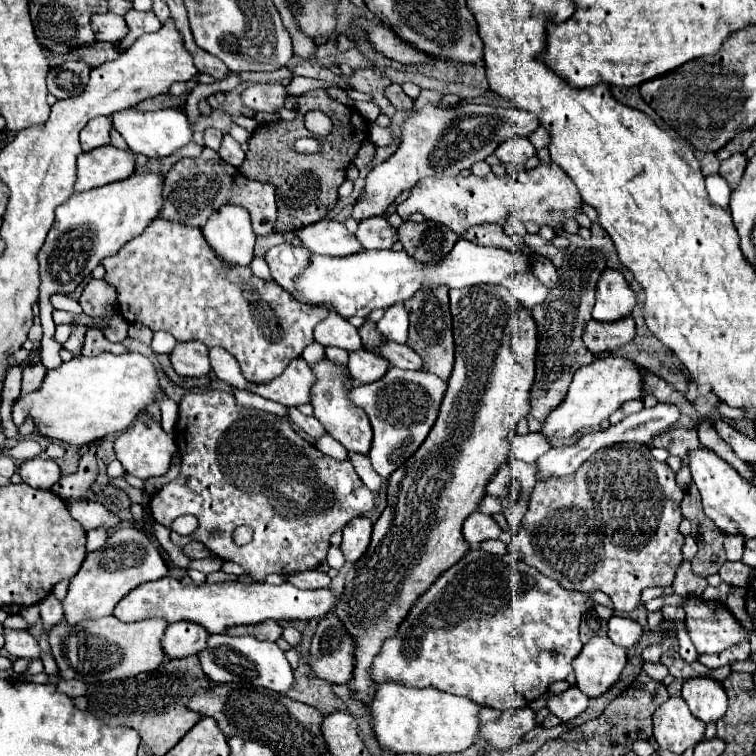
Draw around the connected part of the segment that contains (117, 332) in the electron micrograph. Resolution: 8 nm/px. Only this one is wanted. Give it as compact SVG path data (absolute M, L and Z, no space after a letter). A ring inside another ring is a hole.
M114 314L109 318L107 326L102 330L105 337L110 341L122 343L126 339L126 331L128 331L128 323L124 321L121 314Z

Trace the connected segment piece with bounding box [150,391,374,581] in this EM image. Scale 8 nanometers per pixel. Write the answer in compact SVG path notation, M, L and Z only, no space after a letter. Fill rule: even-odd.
M188 391L180 401L180 417L174 429L178 451L182 455L180 475L166 483L150 499L152 517L170 529L170 539L176 545L188 545L190 541L202 541L214 555L224 561L242 565L250 577L264 581L266 575L290 575L298 571L310 571L320 565L330 547L330 535L336 529L344 529L348 521L364 515L374 507L374 493L360 481L350 461L334 461L332 457L306 443L292 427L290 421L266 411L244 409L236 403L232 393L226 391ZM180 515L196 515L198 529L182 537L172 531L172 521ZM238 525L250 525L254 537L248 545L236 547L232 533Z

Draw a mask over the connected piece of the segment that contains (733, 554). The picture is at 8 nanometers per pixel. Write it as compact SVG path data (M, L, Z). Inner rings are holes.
M726 535L724 549L730 561L740 561L742 551L744 551L744 539L738 539L738 535Z

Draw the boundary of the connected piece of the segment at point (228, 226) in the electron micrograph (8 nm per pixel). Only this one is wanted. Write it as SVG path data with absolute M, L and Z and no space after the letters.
M224 205L214 211L202 233L210 247L230 265L250 265L254 257L254 239L250 213L240 205Z

